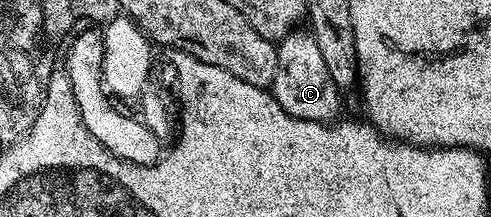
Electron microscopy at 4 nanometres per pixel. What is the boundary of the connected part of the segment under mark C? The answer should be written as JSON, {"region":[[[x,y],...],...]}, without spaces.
{"region":[[[294,29],[290,35],[276,44],[276,48],[275,81],[271,88],[275,101],[279,101],[279,105],[287,109],[287,113],[291,113],[291,117],[316,123],[336,120],[336,115],[341,111],[342,92],[331,77],[313,34],[305,29]]]}

